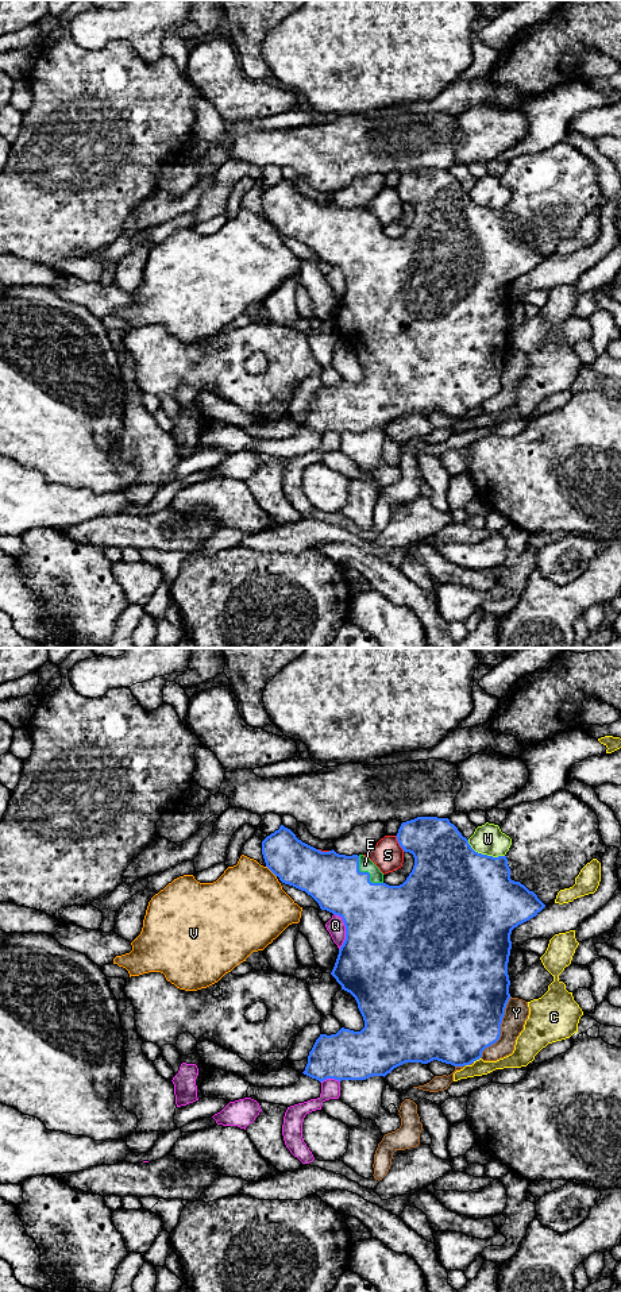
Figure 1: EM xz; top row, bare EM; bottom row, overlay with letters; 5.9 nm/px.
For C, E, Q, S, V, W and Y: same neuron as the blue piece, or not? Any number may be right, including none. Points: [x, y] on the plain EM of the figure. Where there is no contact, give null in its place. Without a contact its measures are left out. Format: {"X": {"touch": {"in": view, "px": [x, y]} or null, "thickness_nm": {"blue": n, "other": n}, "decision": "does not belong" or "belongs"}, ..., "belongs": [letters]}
{"C": {"touch": {"in": "xz", "px": [475, 412]}, "thickness_nm": {"blue": 460, "other": 100}, "decision": "does not belong"}, "E": {"touch": {"in": "xz", "px": [367, 224]}, "thickness_nm": {"blue": 360, "other": 80}, "decision": "belongs"}, "Q": {"touch": {"in": "xz", "px": [346, 282]}, "thickness_nm": {"blue": 500, "other": 100}, "decision": "does not belong"}, "S": {"touch": {"in": "xz", "px": [398, 195]}, "thickness_nm": {"blue": 320, "other": 180}, "decision": "does not belong"}, "V": {"touch": {"in": "xz", "px": [270, 222]}, "thickness_nm": {"blue": 260, "other": 460}, "decision": "does not belong"}, "W": {"touch": {"in": "xz", "px": [485, 207]}, "thickness_nm": {"blue": 500, "other": 180}, "decision": "does not belong"}, "Y": {"touch": {"in": "xz", "px": [500, 381]}, "thickness_nm": {"blue": 500, "other": 140}, "decision": "does not belong"}, "belongs": ["E"]}

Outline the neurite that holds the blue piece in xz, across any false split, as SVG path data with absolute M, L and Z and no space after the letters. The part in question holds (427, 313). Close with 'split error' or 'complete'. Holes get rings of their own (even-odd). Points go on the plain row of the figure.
M417 169L414 171L402 174L397 193L404 204L409 204L414 209L414 217L406 232L400 238L389 238L383 234L383 225L379 220L363 207L339 207L333 201L329 204L321 204L296 189L296 186L285 180L279 178L278 182L267 188L262 193L262 207L266 219L279 230L285 236L293 238L310 247L320 258L321 262L327 262L335 267L339 267L346 278L346 292L339 301L339 306L331 327L342 338L342 342L350 344L363 369L364 379L360 383L354 383L342 379L336 386L320 386L316 392L312 402L308 408L308 416L304 427L319 432L320 435L327 431L335 432L366 432L371 428L386 428L394 420L405 414L421 414L428 416L433 412L451 416L454 419L470 417L482 409L482 404L495 396L501 389L501 375L505 367L506 356L510 351L509 346L509 327L508 315L512 301L510 286L514 279L536 269L545 257L537 250L533 243L529 243L520 234L510 231L510 220L508 217L506 208L487 208L475 204L468 192L462 188L458 180L450 174L448 170L437 169Z | split error

